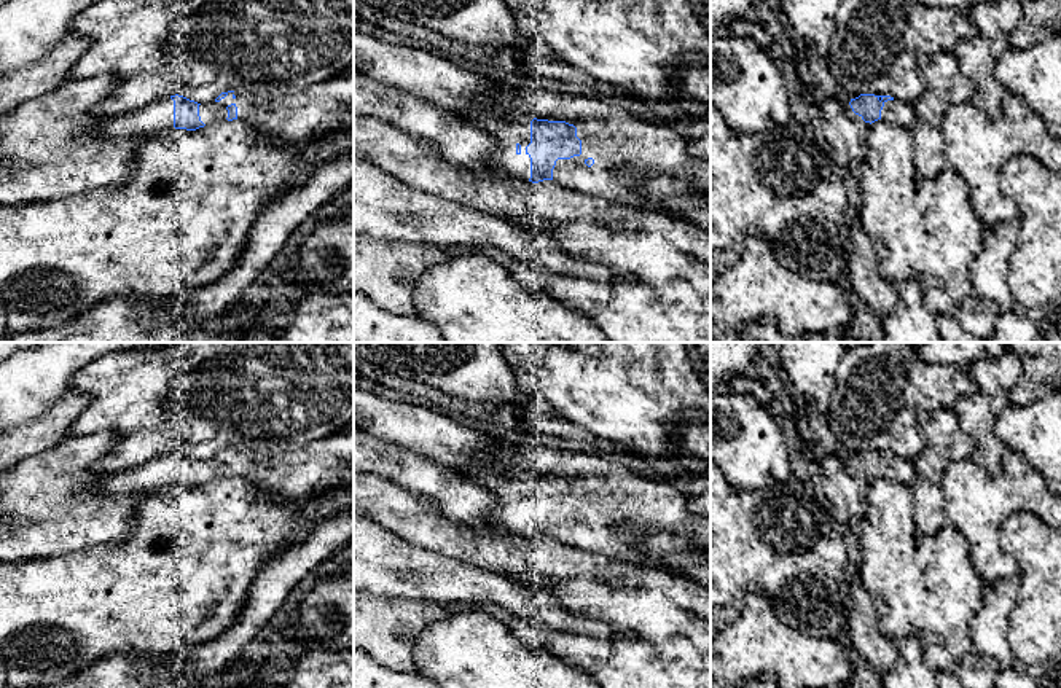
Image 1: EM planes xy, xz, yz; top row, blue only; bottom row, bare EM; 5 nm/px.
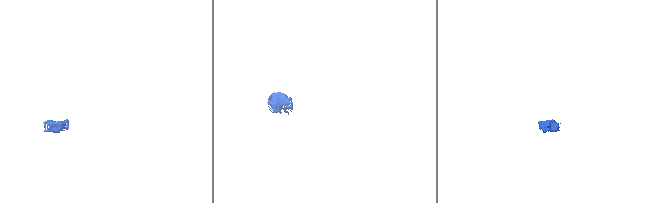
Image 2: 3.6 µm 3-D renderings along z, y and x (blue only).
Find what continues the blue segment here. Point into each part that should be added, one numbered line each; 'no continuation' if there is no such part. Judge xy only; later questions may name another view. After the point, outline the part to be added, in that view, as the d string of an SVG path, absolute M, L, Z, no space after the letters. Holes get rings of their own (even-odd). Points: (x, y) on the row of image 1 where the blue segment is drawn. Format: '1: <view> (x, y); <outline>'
1: xy (290, 115); M354 70L306 88L234 91L220 102L201 104L207 126L228 118L226 107L237 107L237 119L255 127L269 143L301 143L322 132L354 126Z
2: xy (156, 117); M164 97L147 107L107 118L94 129L96 137L150 137L174 127L174 100Z

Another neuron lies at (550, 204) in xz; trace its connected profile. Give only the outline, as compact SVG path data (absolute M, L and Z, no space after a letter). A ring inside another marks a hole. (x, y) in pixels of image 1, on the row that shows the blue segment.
M354 118L354 158L376 164L413 188L516 226L618 220L620 229L661 236L680 252L711 264L711 231L693 223L656 209L602 201L553 180L532 183L502 172L473 172L448 162L433 143L378 118Z

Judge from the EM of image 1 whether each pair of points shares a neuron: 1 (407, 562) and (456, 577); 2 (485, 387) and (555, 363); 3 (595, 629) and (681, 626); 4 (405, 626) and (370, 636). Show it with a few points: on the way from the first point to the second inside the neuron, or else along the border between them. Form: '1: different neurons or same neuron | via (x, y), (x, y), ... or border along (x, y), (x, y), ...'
1: same neuron | via (419, 574), (443, 577)
2: different neurons | border along (504, 359), (515, 383), (544, 400)
3: different neurons | border along (577, 612), (602, 621), (614, 634)
4: same neuron | via (397, 626), (378, 628)

